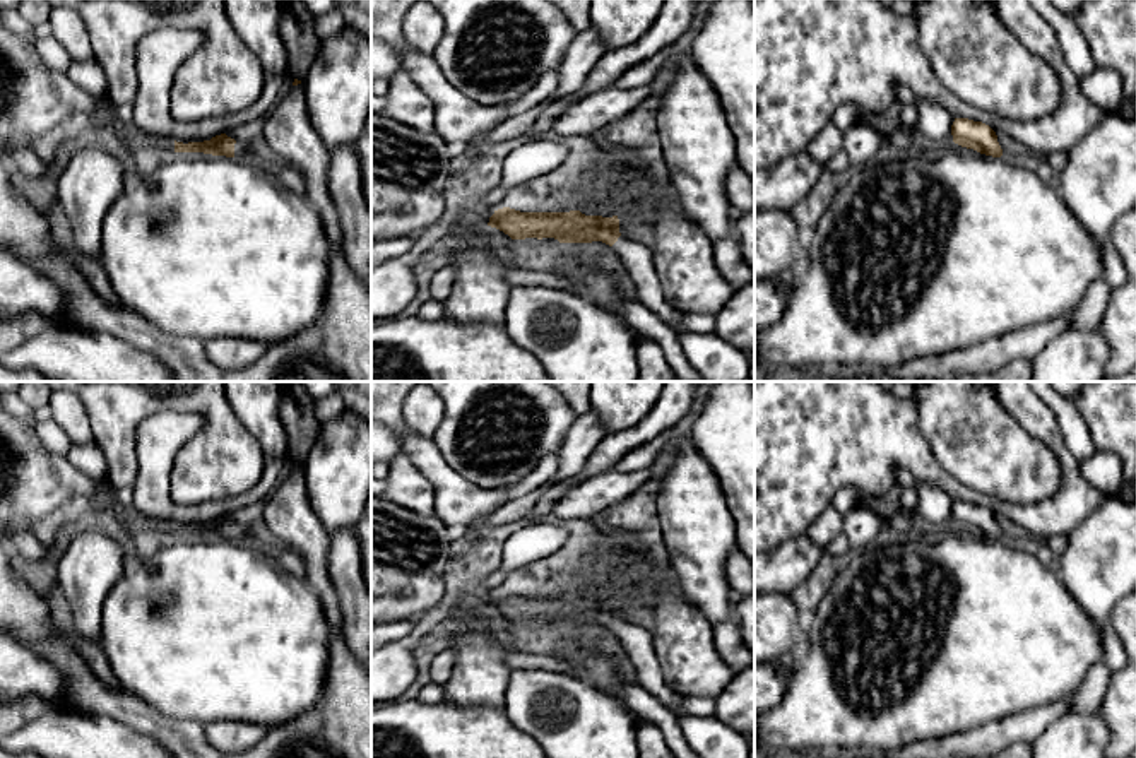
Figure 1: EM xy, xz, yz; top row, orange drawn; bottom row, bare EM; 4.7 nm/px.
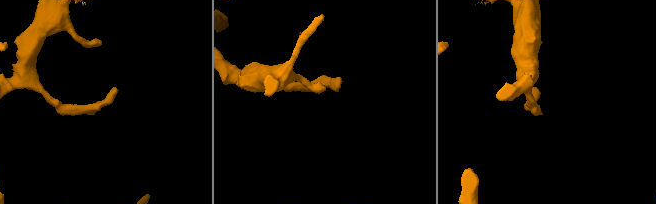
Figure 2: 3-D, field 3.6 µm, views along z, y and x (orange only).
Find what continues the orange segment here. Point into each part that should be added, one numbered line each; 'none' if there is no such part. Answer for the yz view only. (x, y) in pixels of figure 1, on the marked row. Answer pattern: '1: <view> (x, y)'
none

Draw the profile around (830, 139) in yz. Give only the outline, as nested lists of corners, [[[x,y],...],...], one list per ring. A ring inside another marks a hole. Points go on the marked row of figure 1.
[[[833,121],[825,125],[809,142],[808,152],[821,164],[826,164],[838,151],[843,149],[843,132]]]

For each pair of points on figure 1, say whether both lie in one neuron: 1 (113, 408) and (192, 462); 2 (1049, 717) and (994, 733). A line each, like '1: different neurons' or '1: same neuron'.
1: same neuron
2: same neuron

